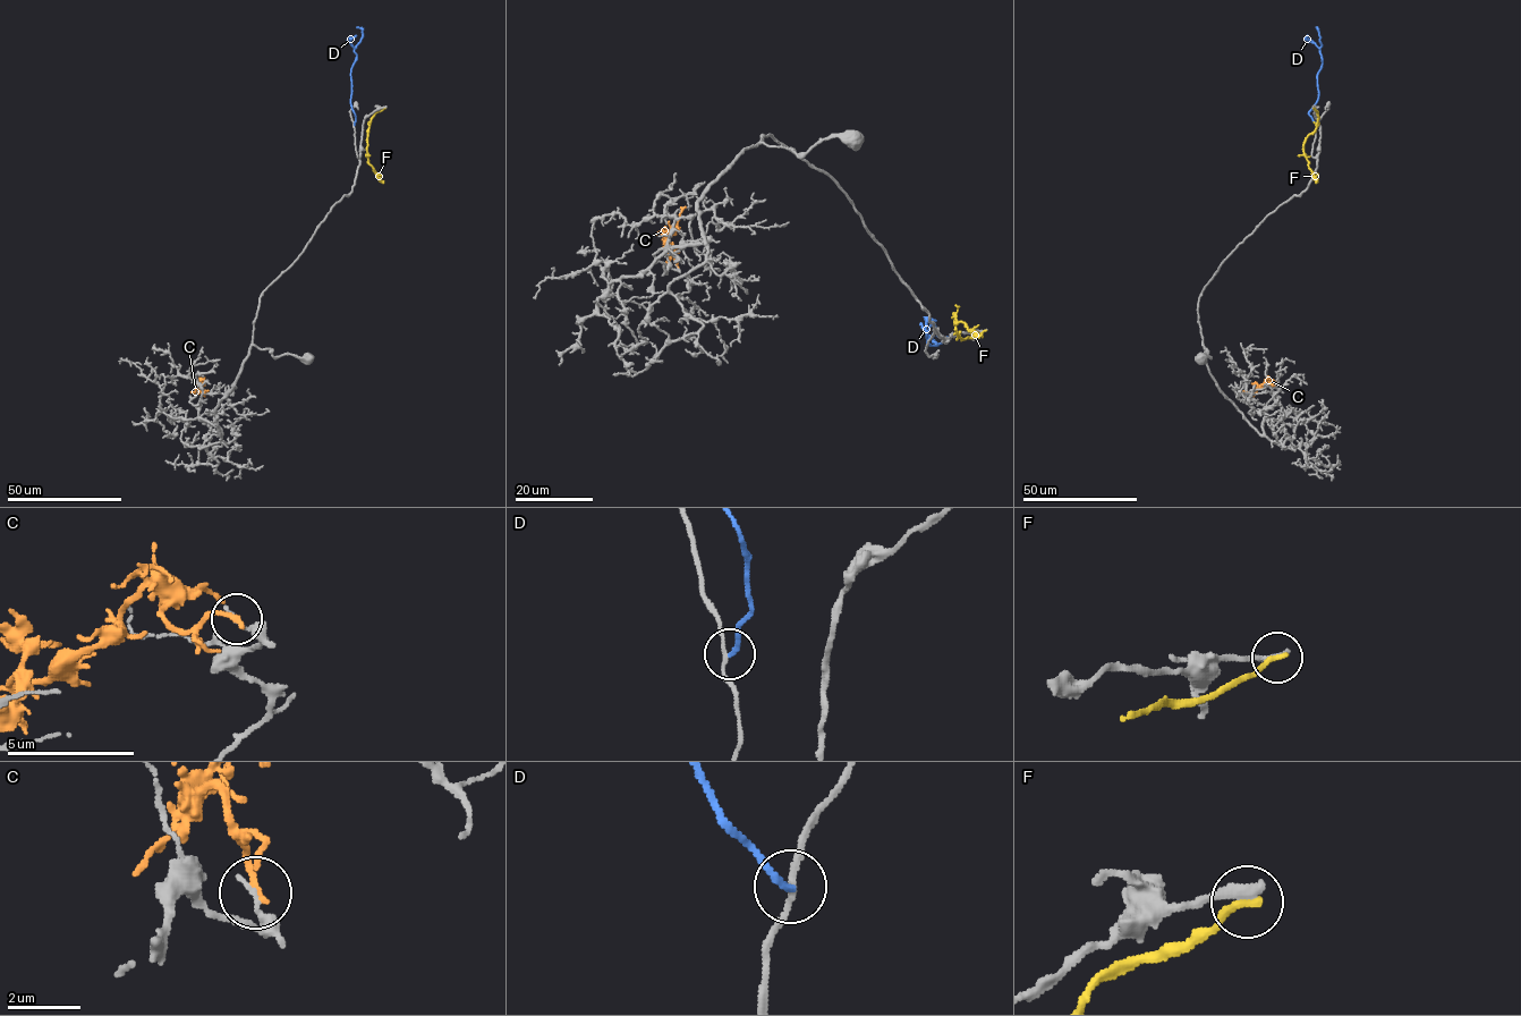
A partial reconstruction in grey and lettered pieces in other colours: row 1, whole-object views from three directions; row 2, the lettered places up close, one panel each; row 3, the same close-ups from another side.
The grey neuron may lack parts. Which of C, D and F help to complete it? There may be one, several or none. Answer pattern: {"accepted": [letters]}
{"accepted": []}

